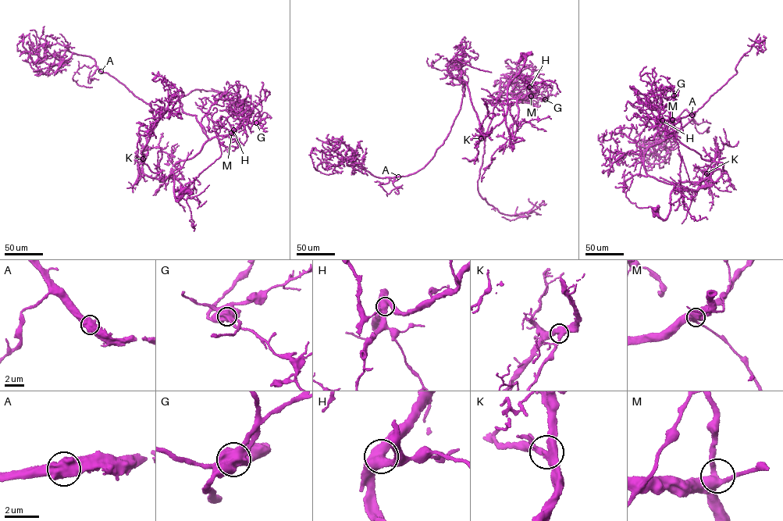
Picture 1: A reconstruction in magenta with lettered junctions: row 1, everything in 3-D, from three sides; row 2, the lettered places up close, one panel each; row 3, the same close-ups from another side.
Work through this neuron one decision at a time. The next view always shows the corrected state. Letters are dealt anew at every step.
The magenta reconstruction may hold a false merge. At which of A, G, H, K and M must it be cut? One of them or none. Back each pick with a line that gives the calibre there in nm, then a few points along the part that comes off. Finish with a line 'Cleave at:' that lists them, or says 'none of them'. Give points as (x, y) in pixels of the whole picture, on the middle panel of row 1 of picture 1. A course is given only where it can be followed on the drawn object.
G: 650 nm thick; foreign part runs (545, 99), (550, 93), (552, 85)
Cleave at: G

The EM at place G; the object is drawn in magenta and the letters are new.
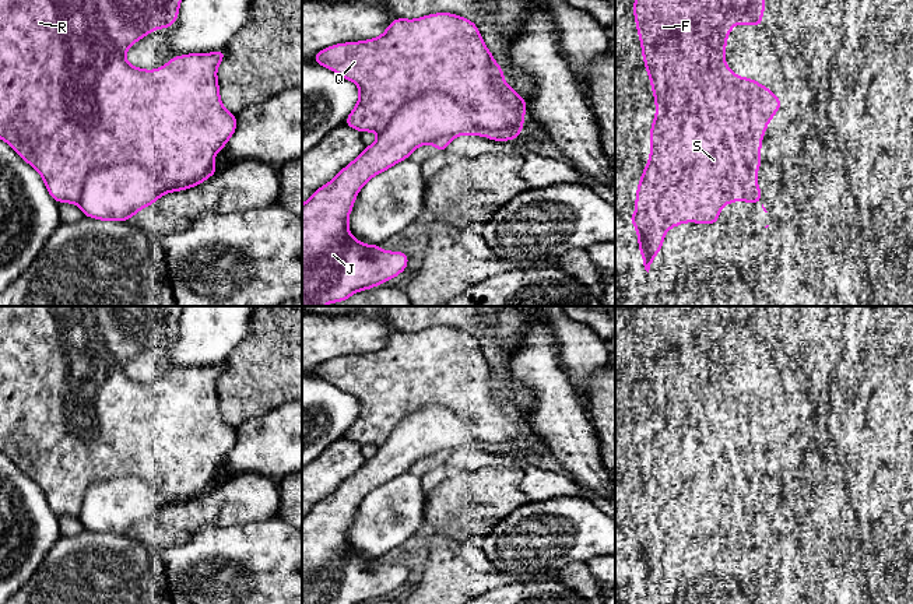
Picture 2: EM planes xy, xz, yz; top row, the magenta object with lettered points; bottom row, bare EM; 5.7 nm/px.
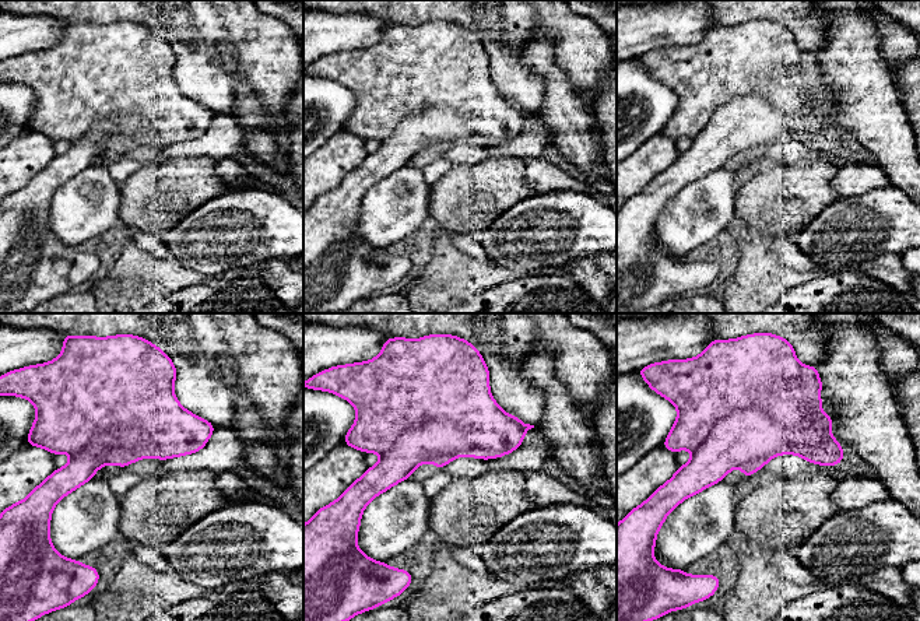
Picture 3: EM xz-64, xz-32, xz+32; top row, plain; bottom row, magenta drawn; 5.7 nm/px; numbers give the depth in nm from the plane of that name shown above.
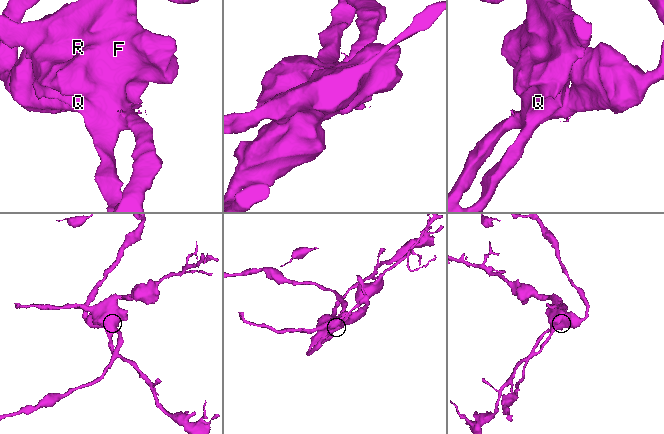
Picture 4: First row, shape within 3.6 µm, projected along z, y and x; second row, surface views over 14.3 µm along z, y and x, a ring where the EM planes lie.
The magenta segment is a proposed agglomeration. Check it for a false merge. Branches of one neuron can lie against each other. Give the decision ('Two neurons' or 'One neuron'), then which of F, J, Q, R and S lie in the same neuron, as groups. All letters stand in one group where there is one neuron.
Two neurons. Groups: F Q R S / J

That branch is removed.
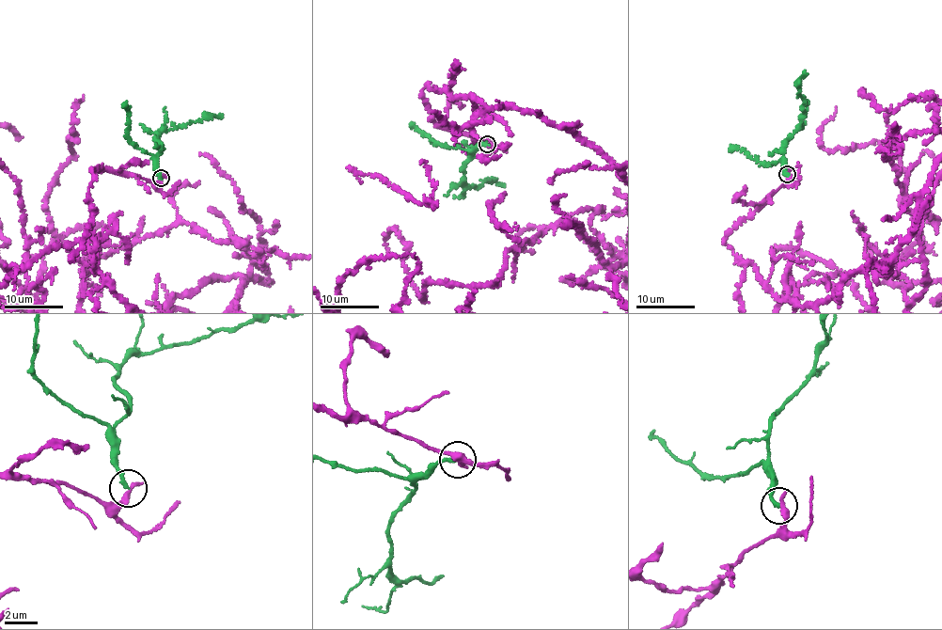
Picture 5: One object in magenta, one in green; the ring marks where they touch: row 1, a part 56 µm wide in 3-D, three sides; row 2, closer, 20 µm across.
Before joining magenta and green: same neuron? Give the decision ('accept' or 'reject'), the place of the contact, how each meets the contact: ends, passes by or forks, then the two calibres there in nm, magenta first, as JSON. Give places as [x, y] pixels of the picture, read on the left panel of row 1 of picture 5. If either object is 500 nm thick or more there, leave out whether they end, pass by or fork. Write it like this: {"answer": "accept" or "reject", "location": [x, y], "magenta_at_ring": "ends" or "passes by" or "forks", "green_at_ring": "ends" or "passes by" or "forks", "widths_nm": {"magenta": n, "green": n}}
{"answer": "reject", "location": [161, 178], "magenta_at_ring": "ends", "green_at_ring": "ends", "widths_nm": {"magenta": 400, "green": 240}}

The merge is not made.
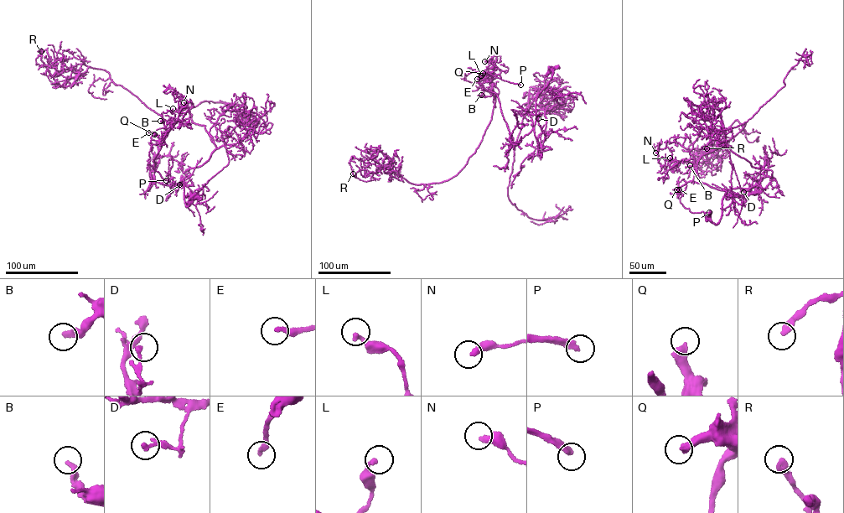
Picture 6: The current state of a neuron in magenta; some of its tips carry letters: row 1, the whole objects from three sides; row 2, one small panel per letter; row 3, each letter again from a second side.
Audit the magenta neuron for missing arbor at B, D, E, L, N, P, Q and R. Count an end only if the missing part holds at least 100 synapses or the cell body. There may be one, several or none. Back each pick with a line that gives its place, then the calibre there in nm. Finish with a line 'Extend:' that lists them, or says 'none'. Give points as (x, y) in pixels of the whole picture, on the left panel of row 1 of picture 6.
B: place (160, 121); calibre 320 nm
E: place (148, 132); calibre 280 nm
P: place (166, 180); calibre 300 nm
Q: place (154, 134); calibre 400 nm
Extend: B, E, P, Q

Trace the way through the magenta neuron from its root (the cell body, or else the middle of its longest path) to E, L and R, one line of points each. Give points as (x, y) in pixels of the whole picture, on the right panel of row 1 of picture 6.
E: (707, 215), (715, 224), (718, 222), (725, 195), (759, 192), (720, 189), (691, 181), (679, 189)
L: (707, 215), (718, 222), (725, 195), (759, 192), (711, 187), (700, 181), (693, 158), (670, 158)
R: (707, 215), (718, 222), (725, 195), (759, 192), (697, 172), (745, 123), (723, 131), (717, 158), (706, 148)

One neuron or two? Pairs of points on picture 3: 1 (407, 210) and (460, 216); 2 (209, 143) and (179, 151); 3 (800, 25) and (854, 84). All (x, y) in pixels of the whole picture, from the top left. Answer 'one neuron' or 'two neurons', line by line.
1: two neurons
2: one neuron
3: two neurons

